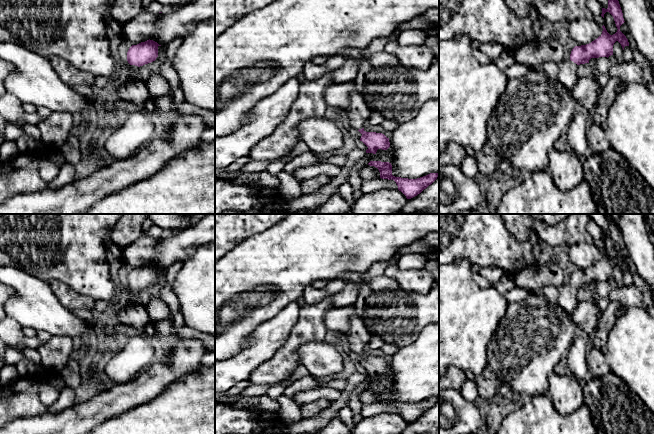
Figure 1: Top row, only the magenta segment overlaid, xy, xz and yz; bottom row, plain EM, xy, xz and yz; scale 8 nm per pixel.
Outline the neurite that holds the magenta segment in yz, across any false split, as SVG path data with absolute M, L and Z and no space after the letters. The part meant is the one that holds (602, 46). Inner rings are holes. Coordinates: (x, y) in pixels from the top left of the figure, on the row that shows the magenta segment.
M608 0L608 8L602 8L601 16L609 12L615 21L617 32L610 35L603 25L602 34L589 44L575 46L570 54L569 60L559 62L547 62L540 67L544 74L559 82L568 91L572 91L578 81L577 71L580 64L589 63L591 58L609 57L613 55L613 45L618 41L623 50L629 46L628 39L620 31L620 26L625 22L618 0Z

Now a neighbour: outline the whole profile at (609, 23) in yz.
M609 12L604 14L604 26L610 35L615 34L618 30L614 18Z

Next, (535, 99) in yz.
M530 67L523 77L508 79L487 125L487 143L503 162L524 174L547 169L550 150L569 128L575 115L575 104L570 91L546 76L541 68Z

